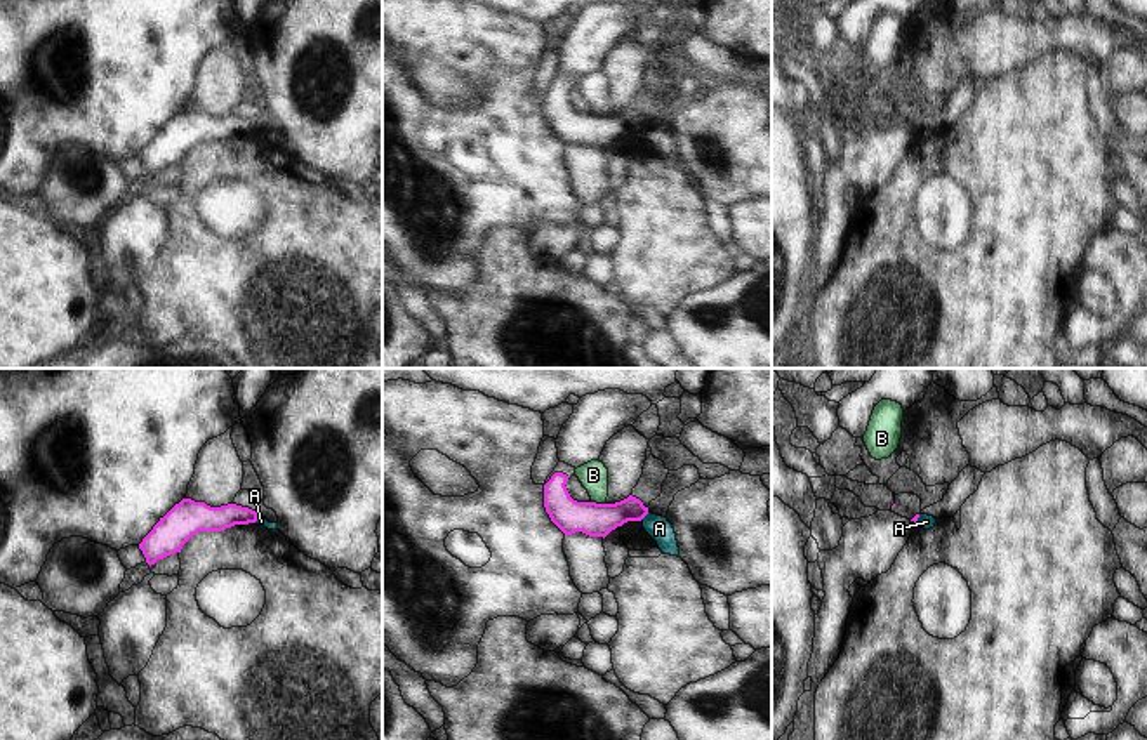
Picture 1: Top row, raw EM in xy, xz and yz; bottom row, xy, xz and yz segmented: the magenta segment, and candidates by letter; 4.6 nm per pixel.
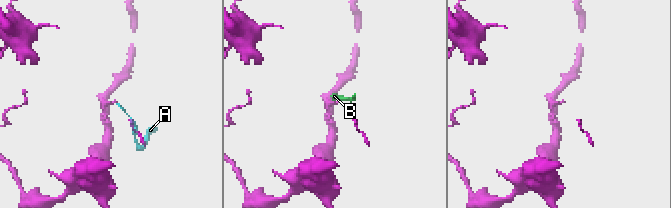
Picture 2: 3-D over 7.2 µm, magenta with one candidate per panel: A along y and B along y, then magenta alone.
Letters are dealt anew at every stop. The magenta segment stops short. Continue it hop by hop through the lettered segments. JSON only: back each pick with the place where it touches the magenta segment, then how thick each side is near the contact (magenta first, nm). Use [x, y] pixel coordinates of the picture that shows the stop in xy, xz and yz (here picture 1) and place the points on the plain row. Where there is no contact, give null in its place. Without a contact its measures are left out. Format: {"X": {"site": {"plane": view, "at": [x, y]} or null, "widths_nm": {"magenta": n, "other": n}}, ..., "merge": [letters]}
{"merge": []}

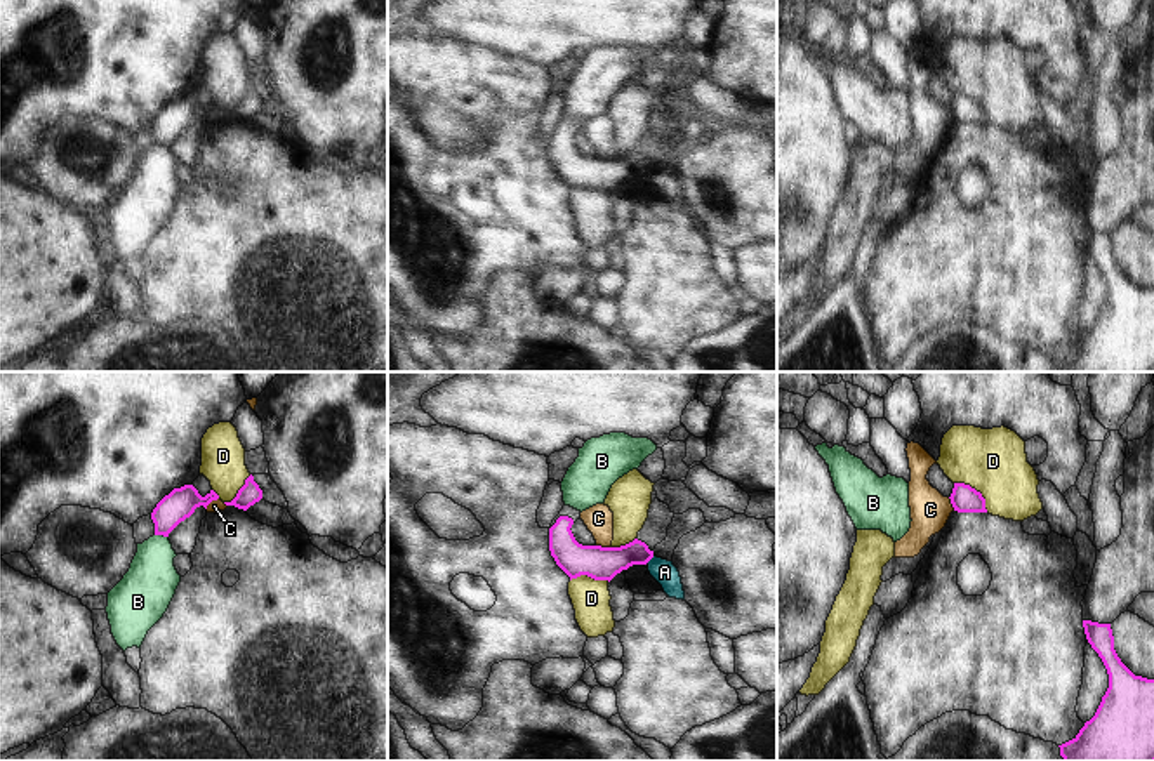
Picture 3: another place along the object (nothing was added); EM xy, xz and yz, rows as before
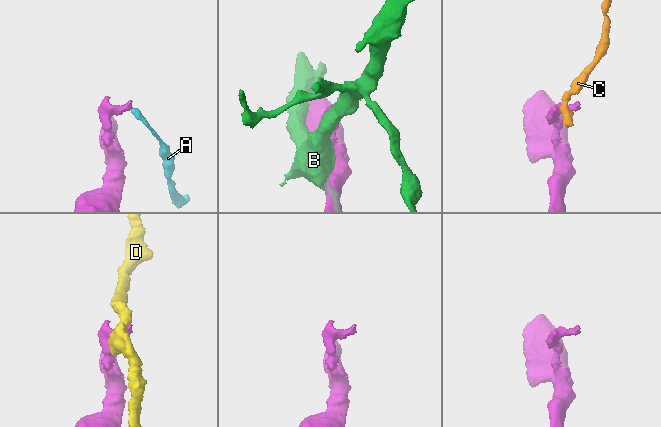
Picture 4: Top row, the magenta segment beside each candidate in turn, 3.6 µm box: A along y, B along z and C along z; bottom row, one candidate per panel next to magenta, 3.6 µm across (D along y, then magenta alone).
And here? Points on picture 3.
{"merge": []}

